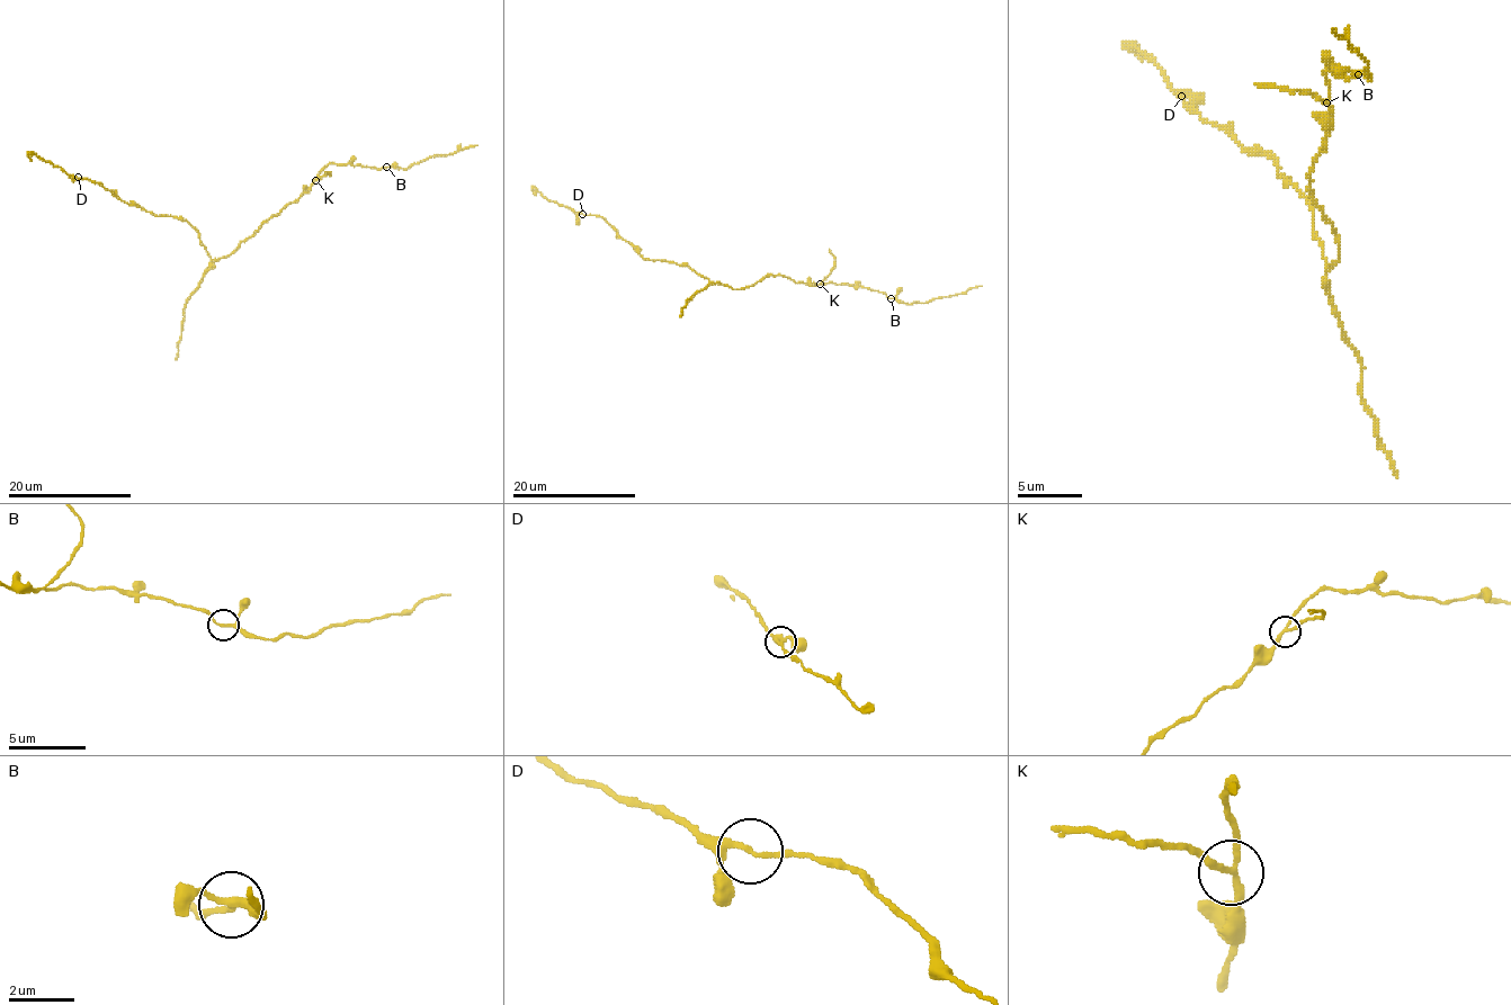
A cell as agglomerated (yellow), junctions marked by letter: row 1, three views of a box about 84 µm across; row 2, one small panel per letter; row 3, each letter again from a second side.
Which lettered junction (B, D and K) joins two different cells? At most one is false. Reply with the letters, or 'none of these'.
K

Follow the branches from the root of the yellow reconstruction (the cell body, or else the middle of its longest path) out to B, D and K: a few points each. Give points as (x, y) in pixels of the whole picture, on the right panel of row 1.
B: (1335, 235), (1332, 223), (1310, 190), (1310, 168), (1326, 149), (1329, 126), (1326, 68), (1346, 78), (1358, 74)
D: (1335, 235), (1339, 258), (1326, 268), (1310, 203), (1278, 175), (1278, 161), (1252, 154), (1181, 97)
K: (1335, 235), (1332, 223), (1310, 190), (1310, 168), (1326, 149), (1329, 126), (1326, 104)

